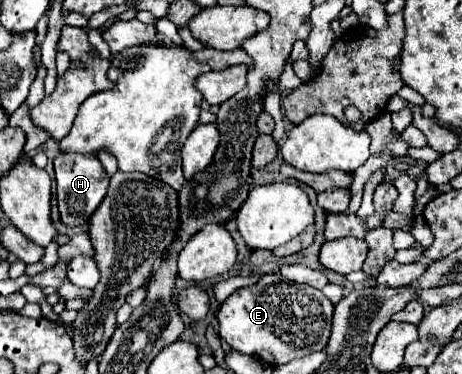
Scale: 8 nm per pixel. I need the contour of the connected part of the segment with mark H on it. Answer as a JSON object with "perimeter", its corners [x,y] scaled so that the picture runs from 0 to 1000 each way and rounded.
{"perimeter":[[[132,406],[115,428],[119,439],[119,481],[123,481],[123,535],[128,535],[128,567],[132,588],[149,604],[180,604],[193,594],[206,556],[219,545],[219,535],[232,519],[236,471],[227,449],[219,444],[210,417],[197,412],[158,412],[158,406]]]}

